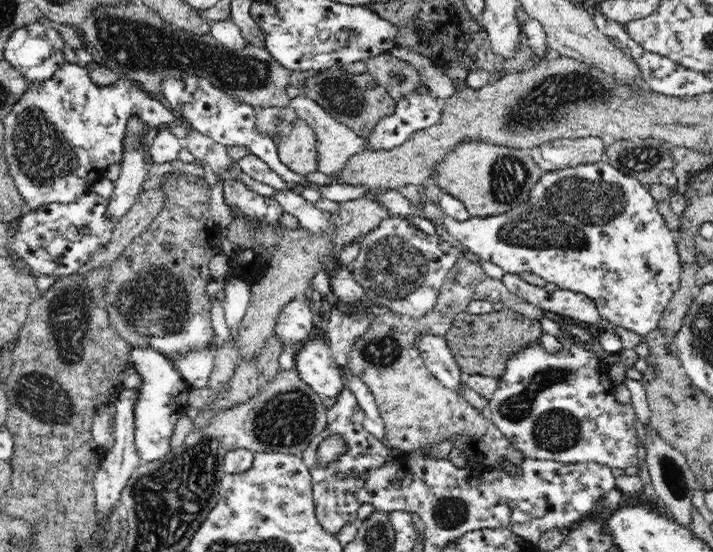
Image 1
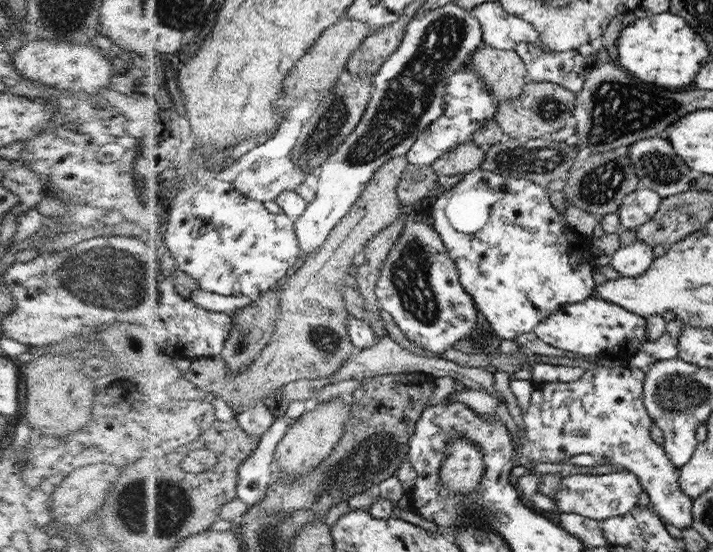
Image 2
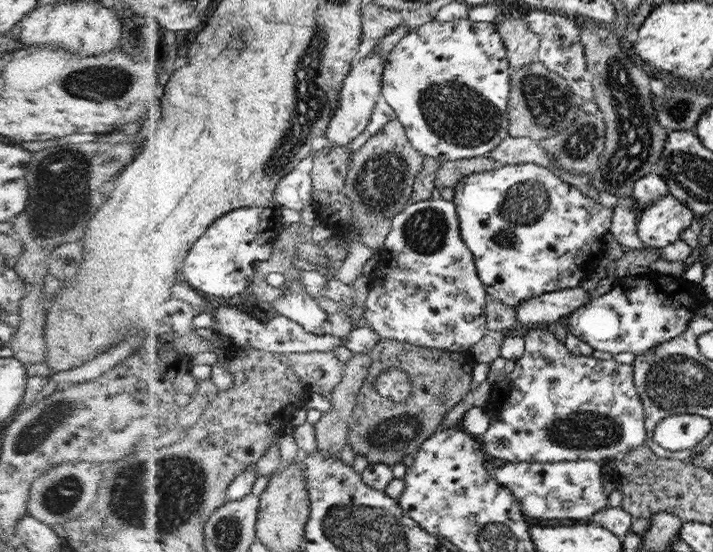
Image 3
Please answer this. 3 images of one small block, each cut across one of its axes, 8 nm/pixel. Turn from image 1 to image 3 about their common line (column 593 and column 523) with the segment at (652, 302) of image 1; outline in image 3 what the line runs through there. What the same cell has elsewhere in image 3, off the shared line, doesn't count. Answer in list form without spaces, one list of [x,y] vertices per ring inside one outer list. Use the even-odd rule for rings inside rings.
[[[538,163],[502,165],[464,178],[453,190],[453,201],[461,219],[462,239],[472,252],[477,273],[494,300],[516,308],[532,297],[576,288],[584,274],[595,272],[600,260],[605,257],[602,236],[609,234],[614,209],[586,197],[580,189],[554,175],[548,167]]]

